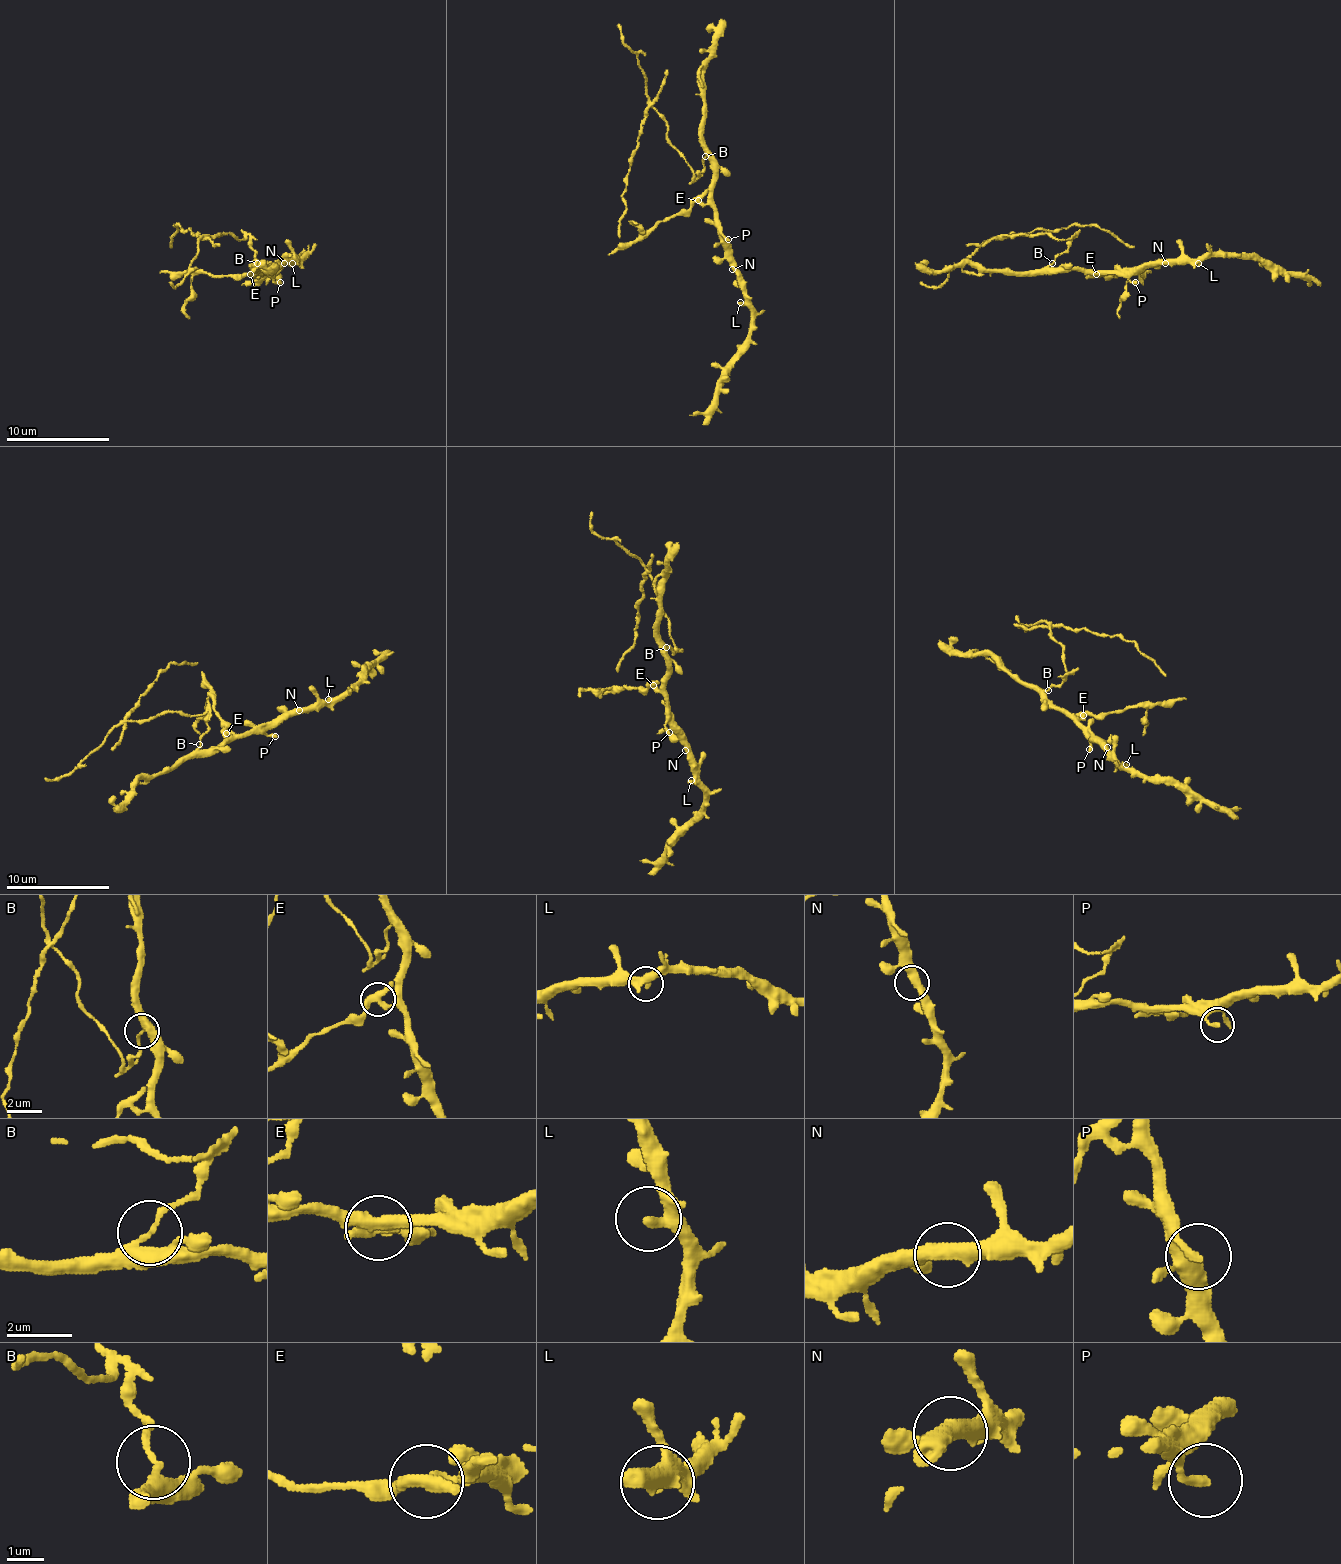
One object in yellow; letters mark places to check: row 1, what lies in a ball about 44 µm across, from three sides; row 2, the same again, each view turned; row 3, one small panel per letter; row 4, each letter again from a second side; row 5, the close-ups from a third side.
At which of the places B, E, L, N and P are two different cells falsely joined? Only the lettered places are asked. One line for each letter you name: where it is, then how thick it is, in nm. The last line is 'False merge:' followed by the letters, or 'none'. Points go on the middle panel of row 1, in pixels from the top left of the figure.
B: (705, 156) | 240 nm
E: (698, 200) | 340 nm
False merge: B, E

